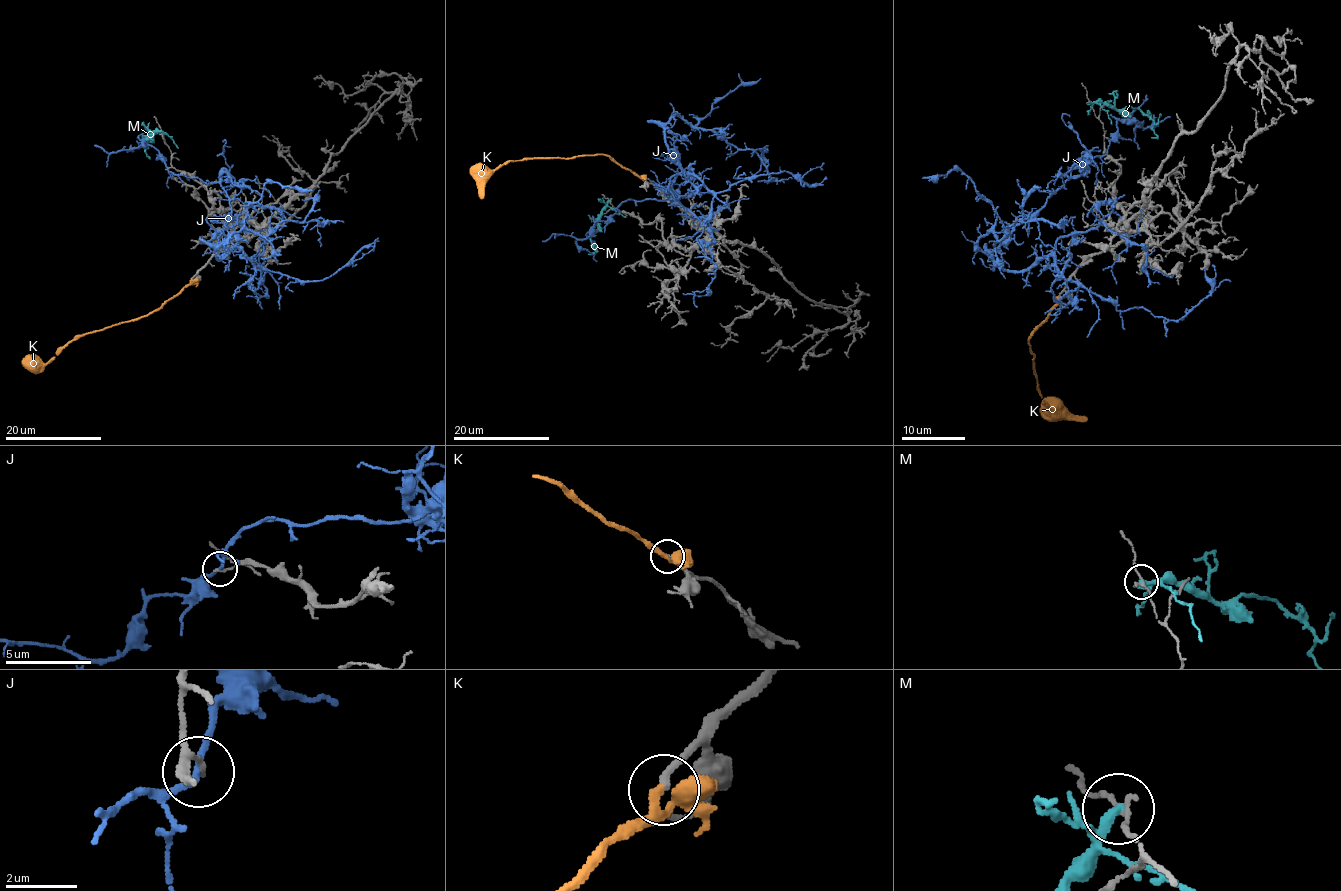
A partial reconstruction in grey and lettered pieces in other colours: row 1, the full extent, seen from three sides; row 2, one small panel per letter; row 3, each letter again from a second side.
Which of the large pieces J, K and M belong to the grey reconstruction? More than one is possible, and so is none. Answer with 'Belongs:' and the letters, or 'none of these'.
Belongs: K

